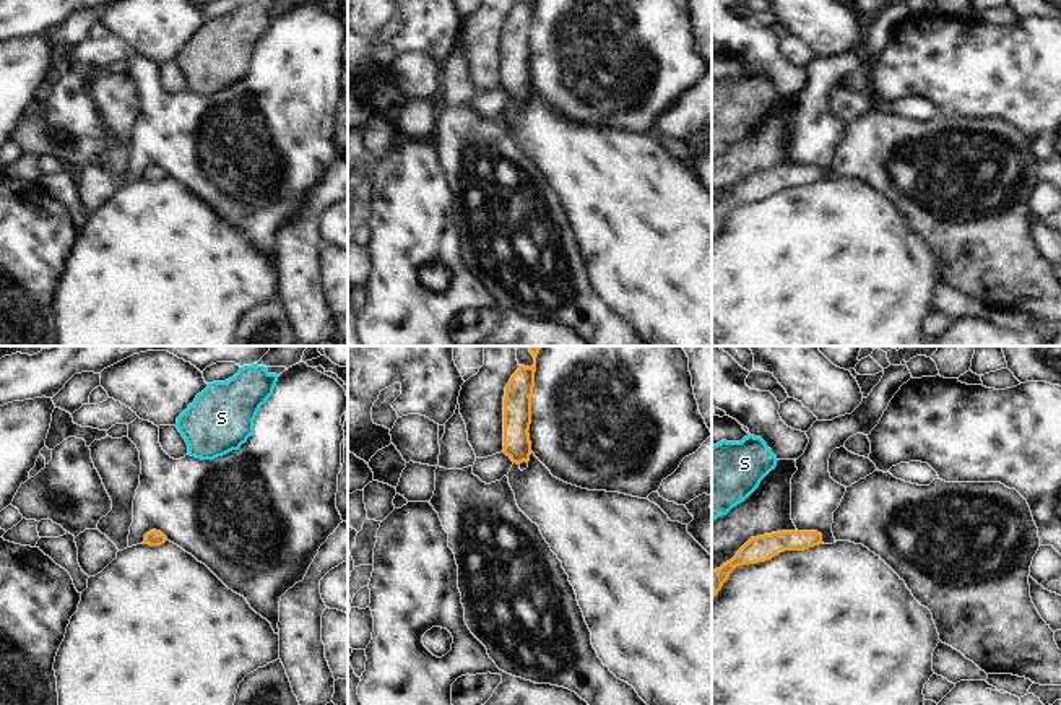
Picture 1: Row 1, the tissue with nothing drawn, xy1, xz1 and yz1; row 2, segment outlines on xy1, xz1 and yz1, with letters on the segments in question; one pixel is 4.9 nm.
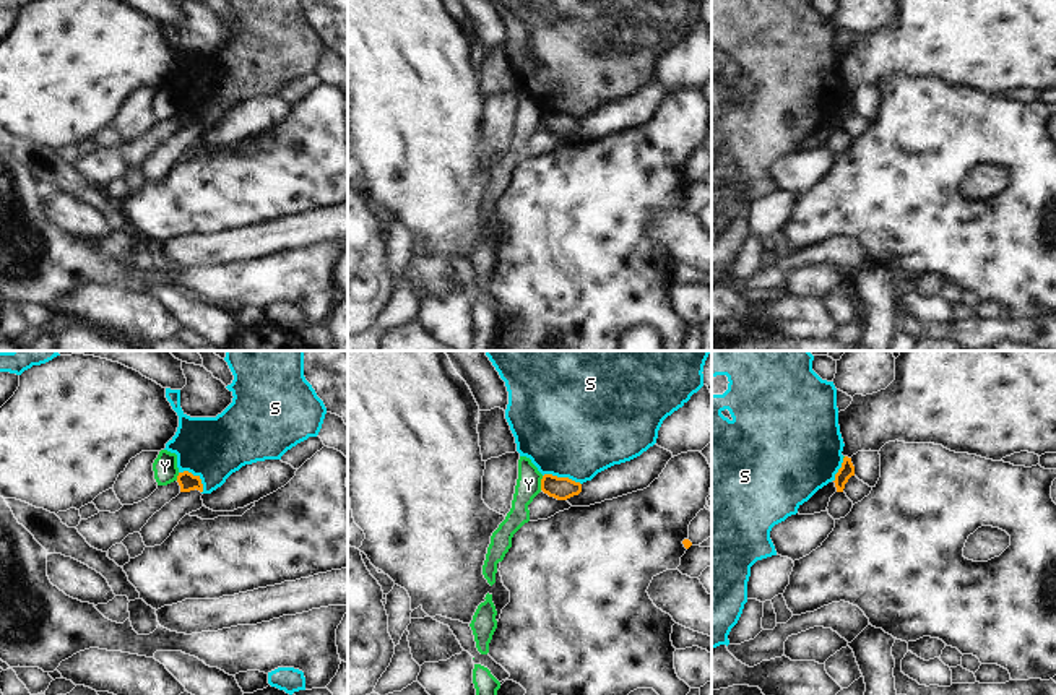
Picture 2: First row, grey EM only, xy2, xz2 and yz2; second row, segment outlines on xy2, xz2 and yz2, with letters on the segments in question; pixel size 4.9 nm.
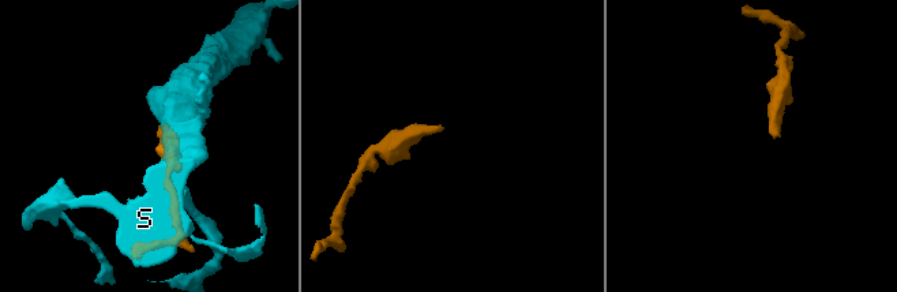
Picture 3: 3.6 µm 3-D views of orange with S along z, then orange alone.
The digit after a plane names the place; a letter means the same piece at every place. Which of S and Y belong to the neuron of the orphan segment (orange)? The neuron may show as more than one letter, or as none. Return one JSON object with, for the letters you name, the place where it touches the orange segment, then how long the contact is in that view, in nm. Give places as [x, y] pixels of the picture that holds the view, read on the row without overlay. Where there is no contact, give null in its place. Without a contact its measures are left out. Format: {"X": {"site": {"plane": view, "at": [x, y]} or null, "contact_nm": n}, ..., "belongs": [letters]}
{"belongs": []}

